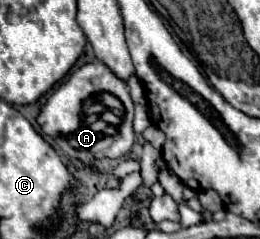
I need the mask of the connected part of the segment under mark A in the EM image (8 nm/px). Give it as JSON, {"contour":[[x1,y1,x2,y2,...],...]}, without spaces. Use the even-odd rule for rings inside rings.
{"contour":[[93,61,87,63,83,67,79,67,75,73,71,73,71,77,67,79,67,83,61,83,53,95,47,99,45,107,41,109,37,123,41,125,41,129,57,141,57,145,61,147,61,151,67,157,75,157,83,163,93,163,97,159,119,159,129,155,131,147,133,147,133,139,135,139,135,131,133,131,133,101,129,97,129,89,127,85,117,79,103,63],[101,93,111,93,115,95,123,107,125,107,125,115,121,117,119,125,111,125,107,121,101,119,99,111,93,109,89,115,85,115,85,101,91,99,91,95,101,95]]}

